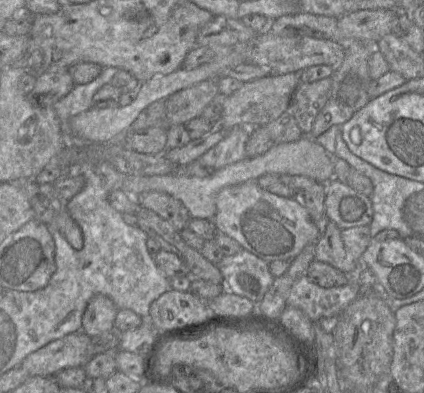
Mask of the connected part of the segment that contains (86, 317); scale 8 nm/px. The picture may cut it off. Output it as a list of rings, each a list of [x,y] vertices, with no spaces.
[[[103,295],[94,296],[83,314],[82,331],[91,339],[113,331],[117,312],[111,299]]]

